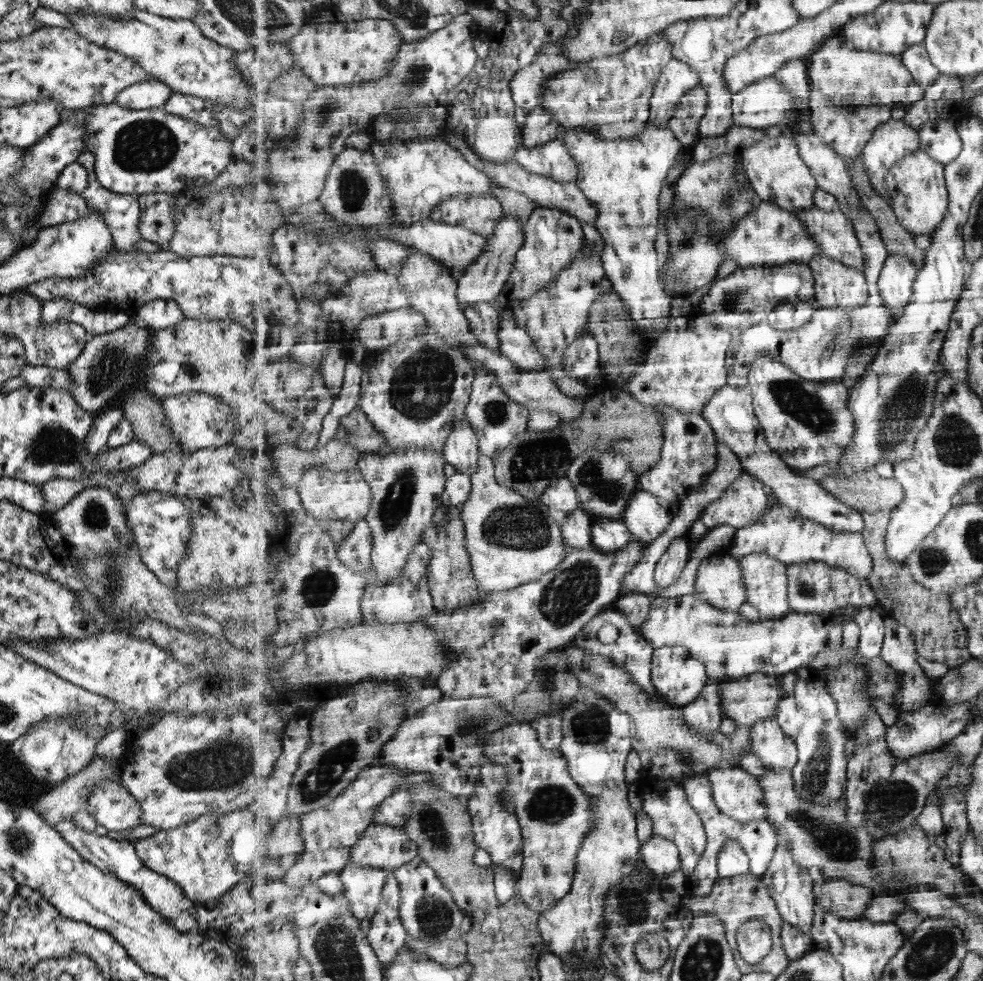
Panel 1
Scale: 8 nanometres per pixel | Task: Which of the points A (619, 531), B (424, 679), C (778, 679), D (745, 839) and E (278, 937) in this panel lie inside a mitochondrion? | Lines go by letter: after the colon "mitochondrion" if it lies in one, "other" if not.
A: other
B: other
C: other
D: other
E: other

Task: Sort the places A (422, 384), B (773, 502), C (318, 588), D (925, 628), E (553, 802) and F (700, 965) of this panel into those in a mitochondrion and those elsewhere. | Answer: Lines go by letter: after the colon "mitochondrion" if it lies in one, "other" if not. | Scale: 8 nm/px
A: mitochondrion
B: other
C: mitochondrion
D: other
E: mitochondrion
F: mitochondrion

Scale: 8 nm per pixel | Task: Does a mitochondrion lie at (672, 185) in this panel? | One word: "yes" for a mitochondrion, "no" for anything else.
no

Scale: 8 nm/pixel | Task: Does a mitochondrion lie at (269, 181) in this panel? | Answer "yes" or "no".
no

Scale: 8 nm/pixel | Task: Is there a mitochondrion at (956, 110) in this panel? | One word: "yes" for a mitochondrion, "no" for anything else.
no

